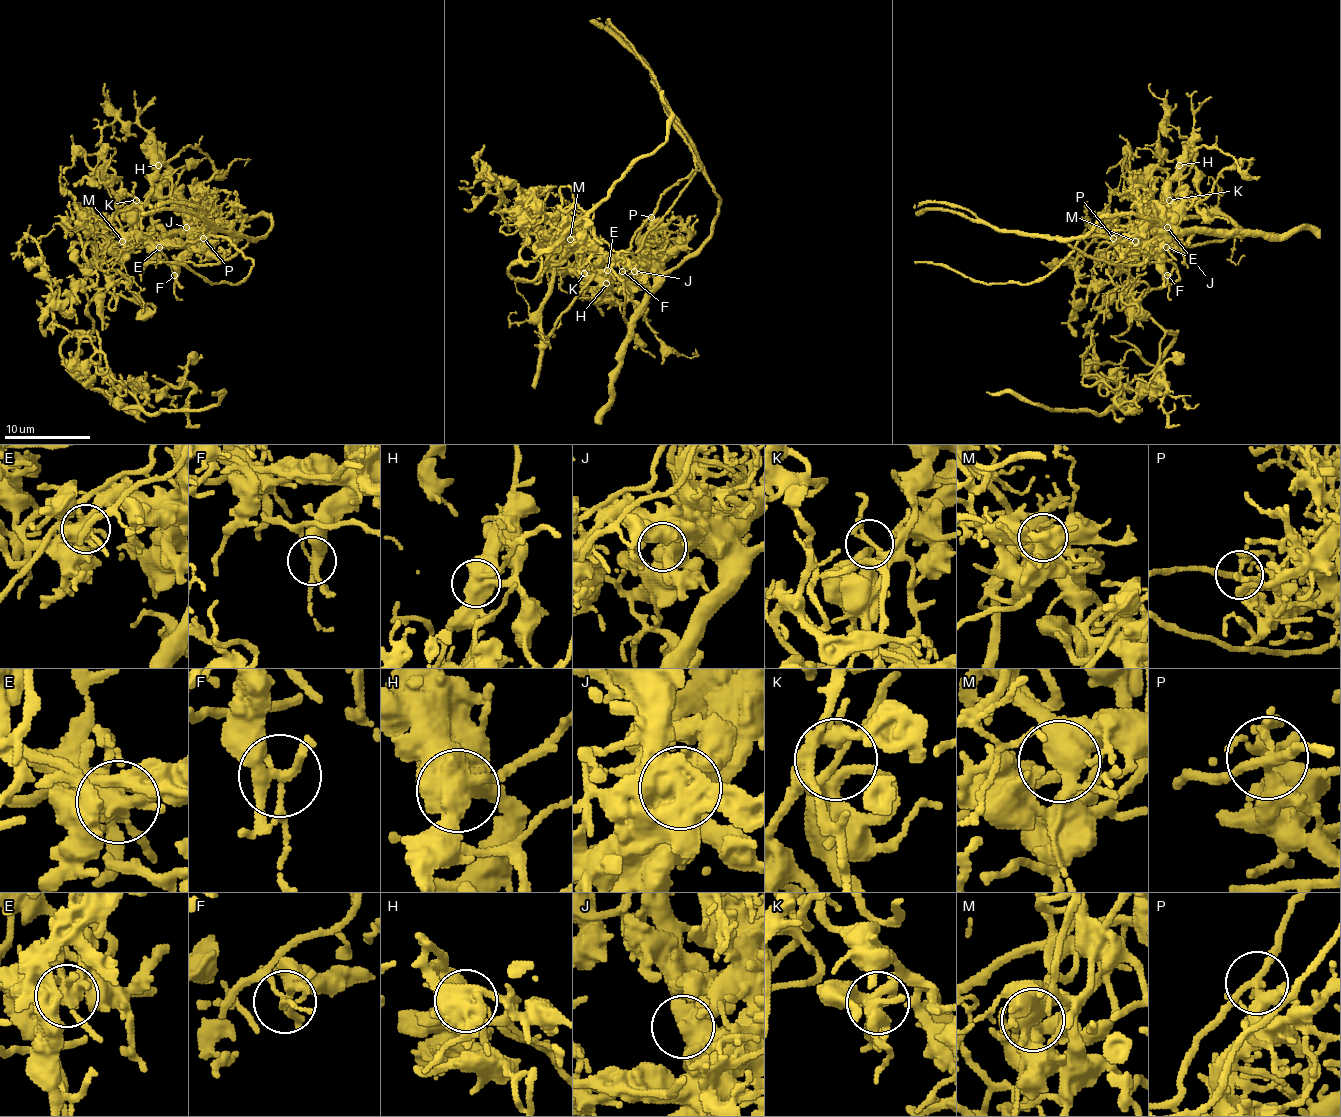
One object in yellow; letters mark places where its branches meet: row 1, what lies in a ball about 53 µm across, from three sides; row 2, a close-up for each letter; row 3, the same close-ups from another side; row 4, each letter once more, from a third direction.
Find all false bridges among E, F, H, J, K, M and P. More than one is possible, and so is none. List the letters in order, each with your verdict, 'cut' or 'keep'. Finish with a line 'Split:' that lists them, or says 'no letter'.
E: cut
F: cut
H: keep
J: keep
K: keep
M: cut
P: cut
Split: E, F, M, P

